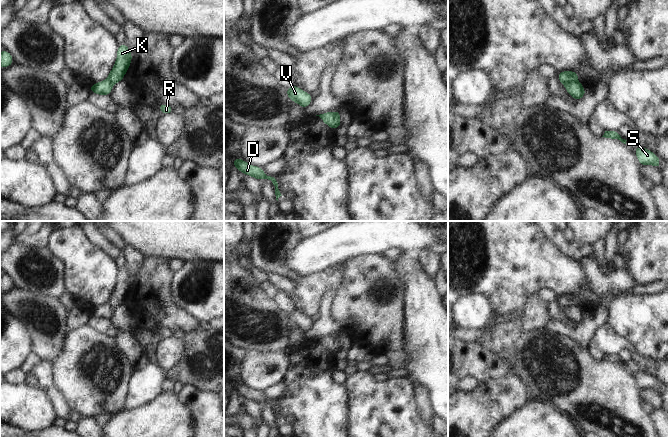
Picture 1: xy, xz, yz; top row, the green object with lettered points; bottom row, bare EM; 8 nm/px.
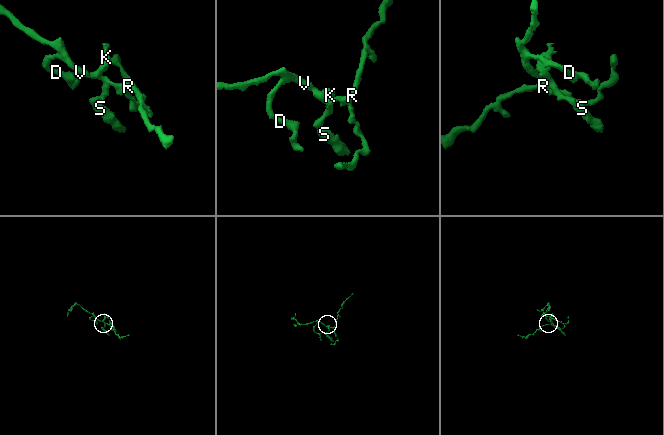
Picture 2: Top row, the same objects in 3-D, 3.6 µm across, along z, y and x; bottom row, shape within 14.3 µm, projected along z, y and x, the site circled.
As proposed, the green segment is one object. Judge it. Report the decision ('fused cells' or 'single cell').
fused cells

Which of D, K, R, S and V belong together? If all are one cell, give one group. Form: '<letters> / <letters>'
D R S V / K

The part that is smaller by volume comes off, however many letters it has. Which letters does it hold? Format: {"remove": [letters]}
{"remove": ["K"]}

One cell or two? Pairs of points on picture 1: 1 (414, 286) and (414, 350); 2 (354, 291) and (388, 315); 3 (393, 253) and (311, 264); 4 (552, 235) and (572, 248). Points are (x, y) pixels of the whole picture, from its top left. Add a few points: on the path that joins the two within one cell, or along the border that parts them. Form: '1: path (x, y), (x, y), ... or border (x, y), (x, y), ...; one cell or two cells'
1: path (415, 302), (415, 334); one cell
2: path (362, 297), (380, 315); one cell
3: border (404, 251), (398, 248), (388, 248), (381, 255); two cells
4: path (557, 238), (567, 248); one cell

